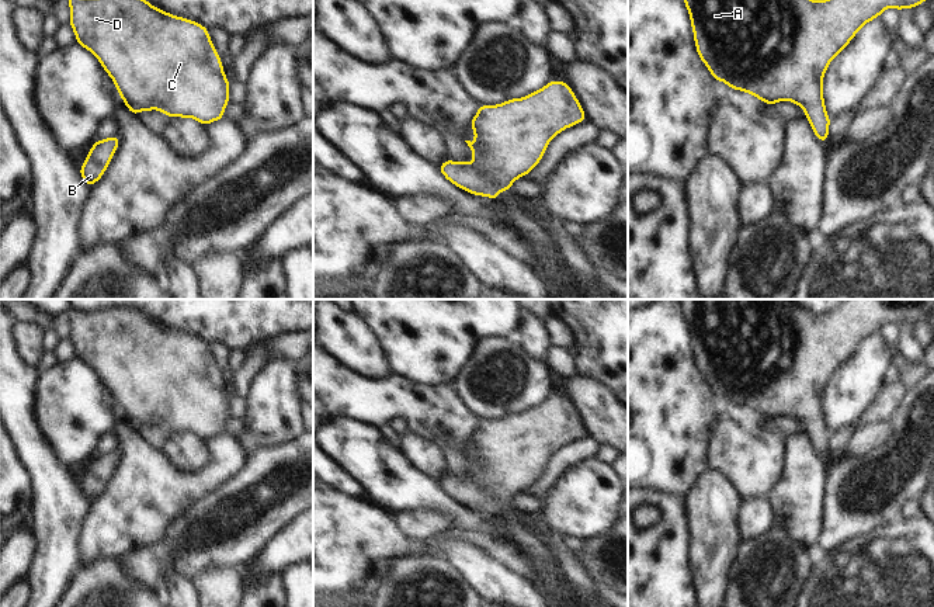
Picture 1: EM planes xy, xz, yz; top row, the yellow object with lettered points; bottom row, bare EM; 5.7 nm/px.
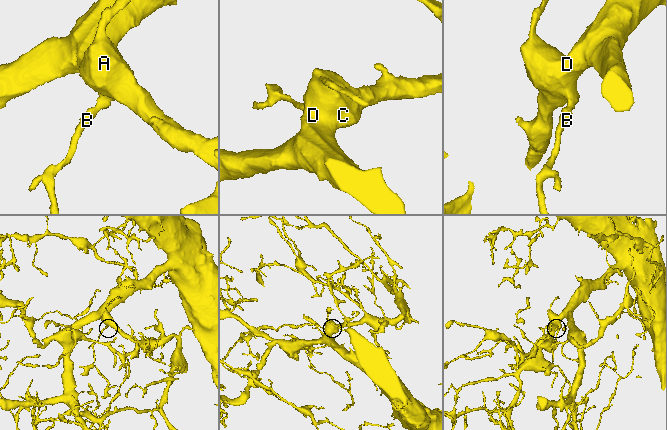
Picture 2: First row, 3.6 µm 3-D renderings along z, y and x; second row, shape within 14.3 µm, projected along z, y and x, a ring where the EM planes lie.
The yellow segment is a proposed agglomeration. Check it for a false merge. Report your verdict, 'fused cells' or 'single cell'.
single cell

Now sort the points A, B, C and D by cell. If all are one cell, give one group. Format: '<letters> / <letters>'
A B C D

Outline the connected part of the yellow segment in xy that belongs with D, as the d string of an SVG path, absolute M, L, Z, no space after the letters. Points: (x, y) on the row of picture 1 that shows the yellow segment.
M69 0L69 8L76 44L98 59L131 114L136 117L140 111L159 110L169 118L192 118L202 126L223 119L225 108L230 104L230 80L202 24L163 11L147 0Z

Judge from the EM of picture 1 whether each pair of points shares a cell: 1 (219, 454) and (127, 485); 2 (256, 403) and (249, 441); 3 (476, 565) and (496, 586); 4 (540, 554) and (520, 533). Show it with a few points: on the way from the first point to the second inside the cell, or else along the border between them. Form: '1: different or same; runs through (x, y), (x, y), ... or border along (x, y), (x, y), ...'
1: same; runs through (202, 479), (197, 485), (152, 485)
2: same; runs through (256, 413), (256, 432)
3: same; runs through (481, 571), (490, 581)
4: same; runs through (534, 548), (524, 538)

